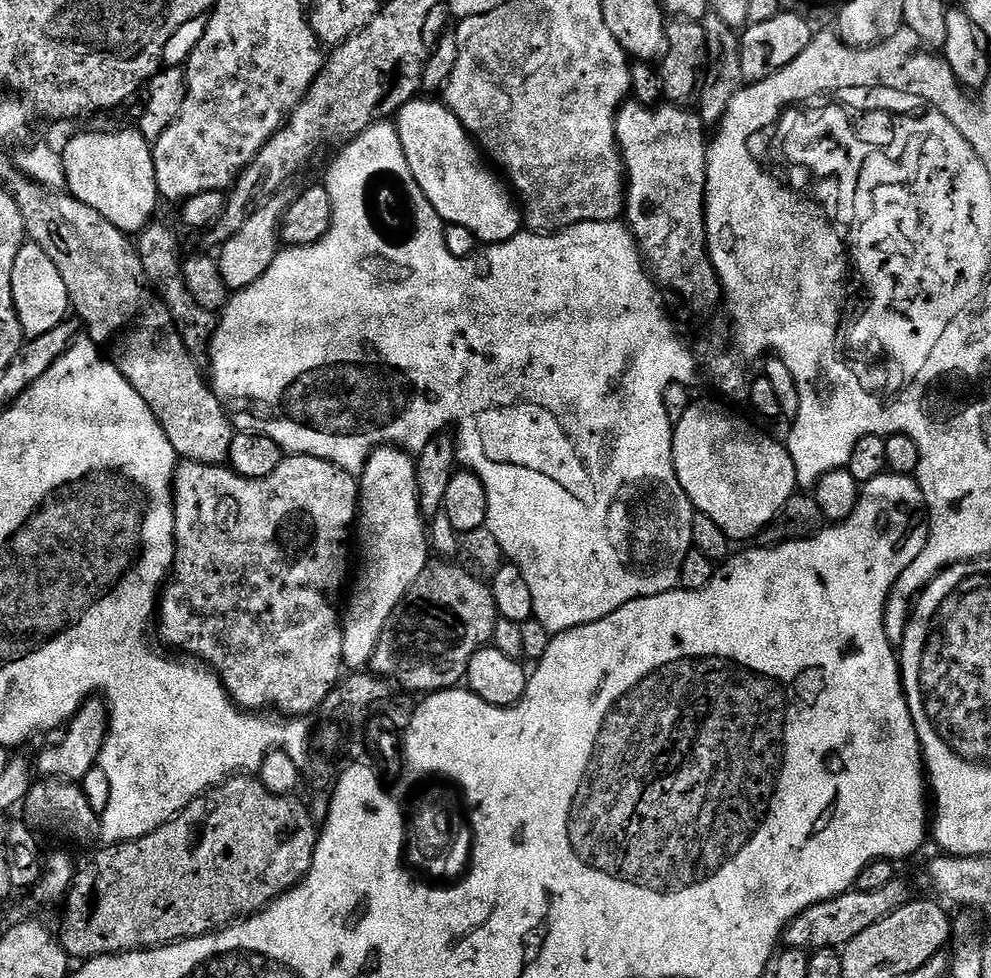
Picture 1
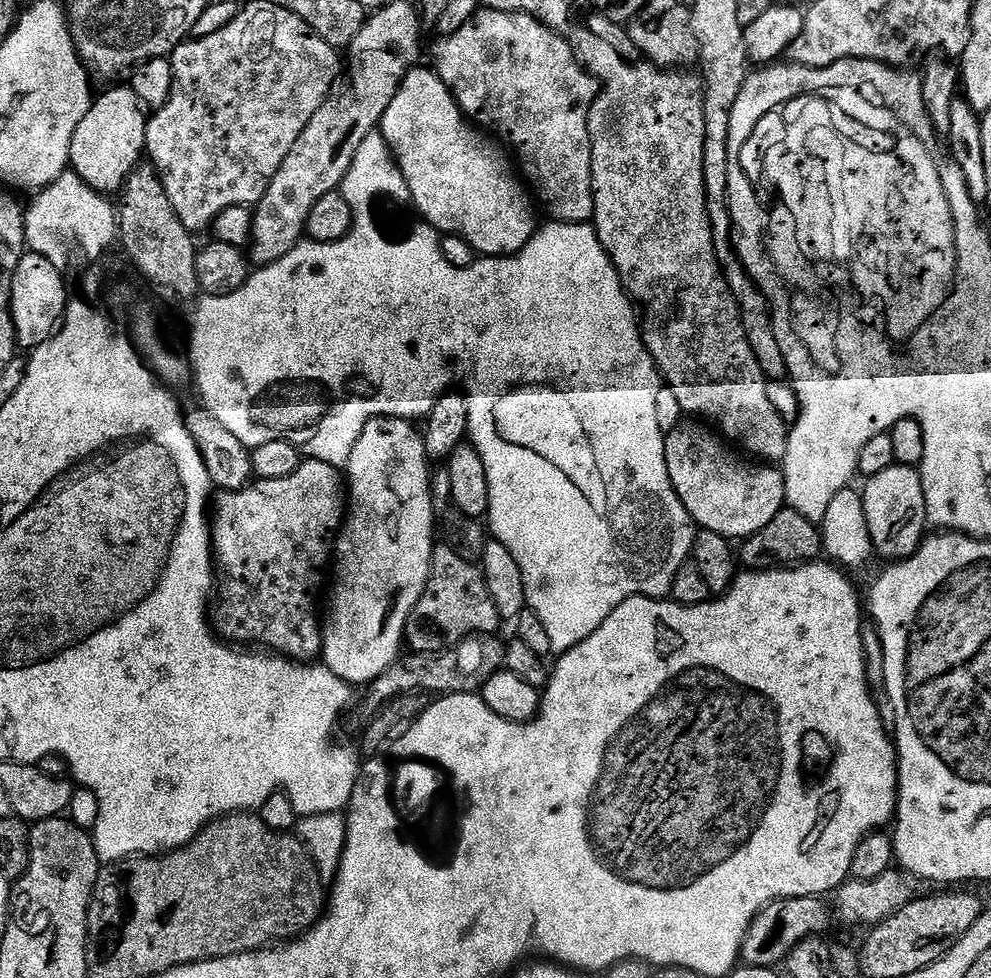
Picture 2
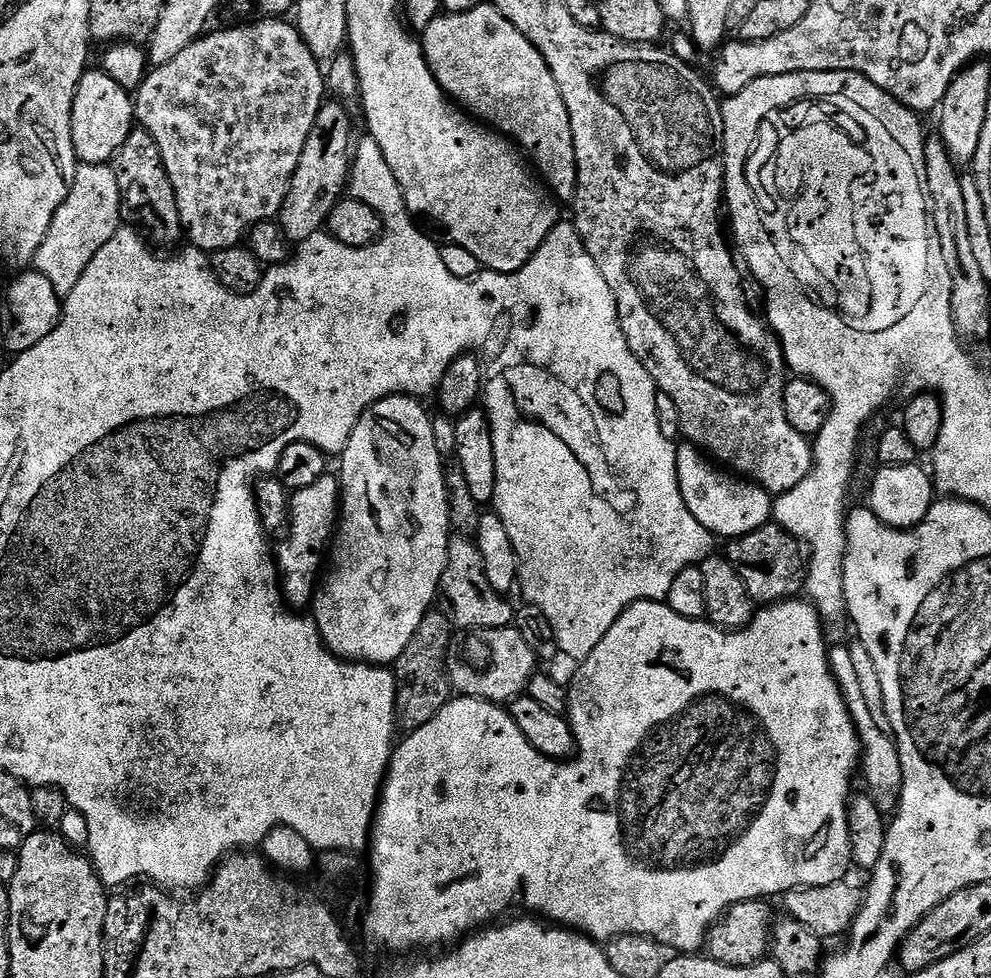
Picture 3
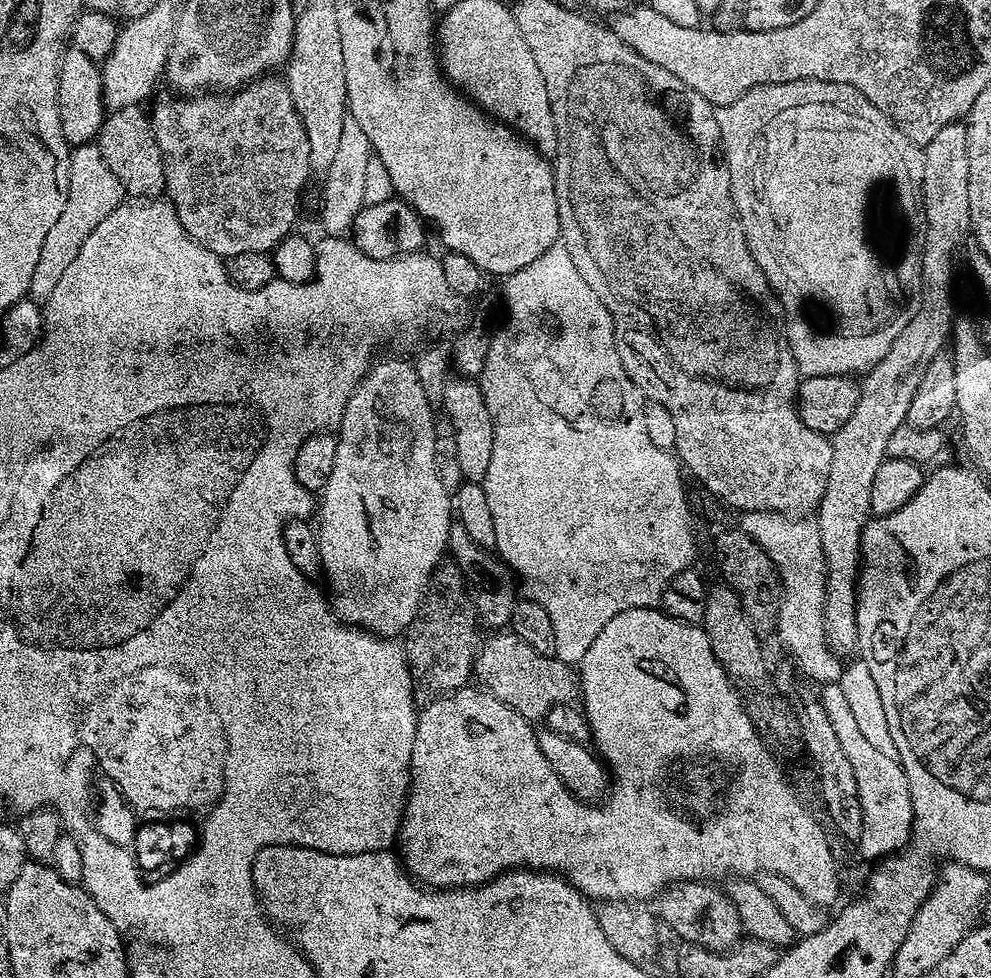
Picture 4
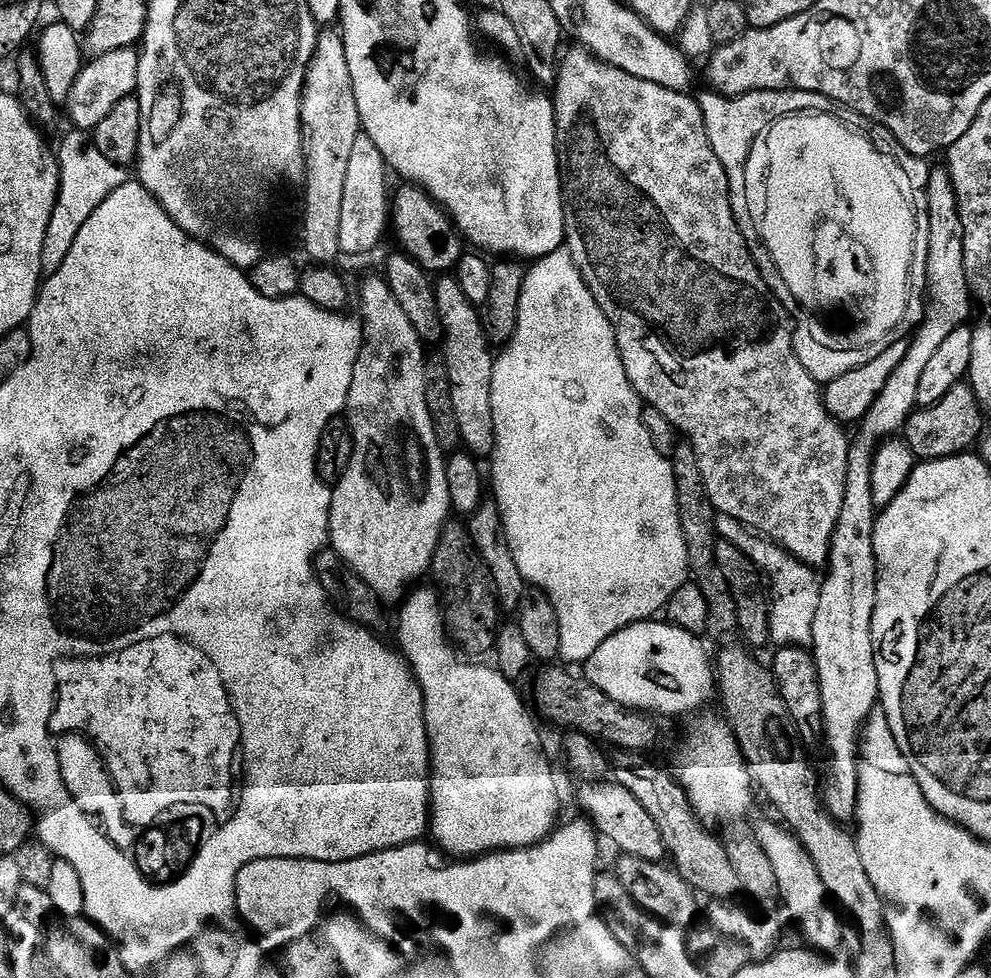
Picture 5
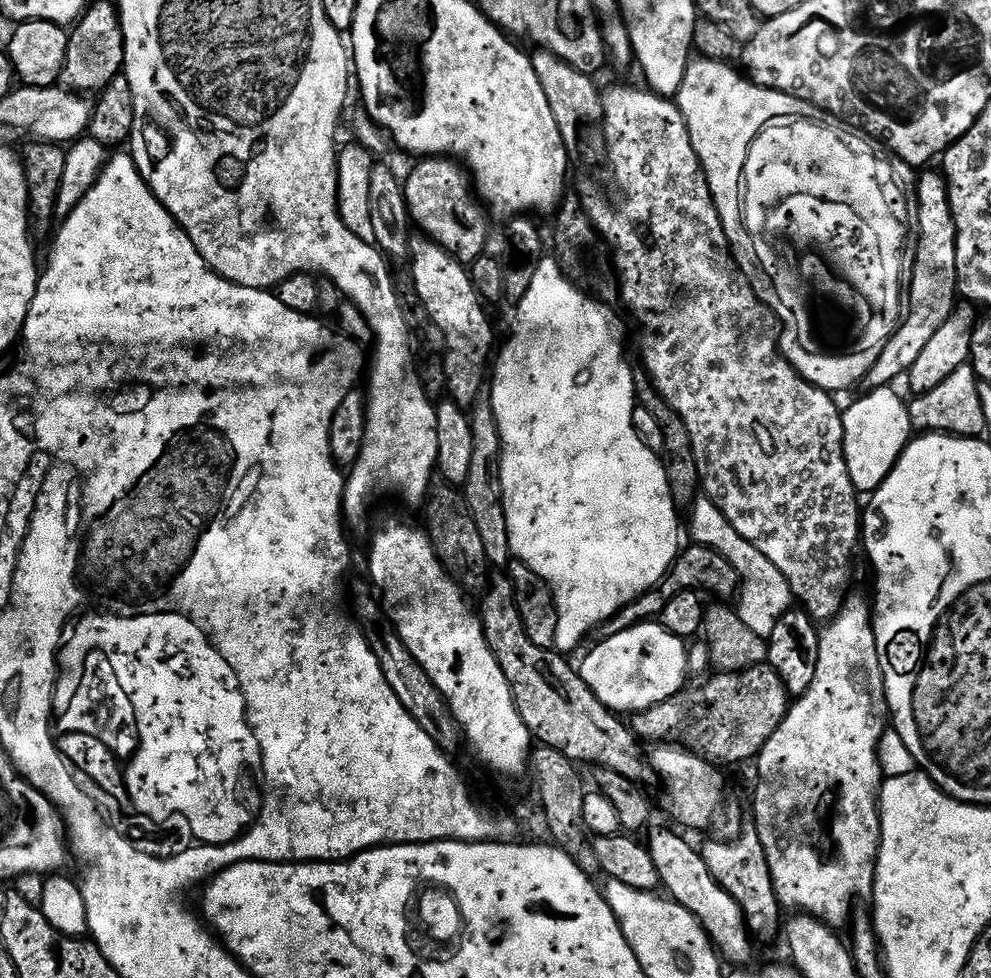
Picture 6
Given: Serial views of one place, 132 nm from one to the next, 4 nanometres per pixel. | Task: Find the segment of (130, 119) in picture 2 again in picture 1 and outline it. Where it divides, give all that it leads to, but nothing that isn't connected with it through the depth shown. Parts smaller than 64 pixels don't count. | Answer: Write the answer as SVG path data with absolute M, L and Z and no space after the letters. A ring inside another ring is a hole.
M135 127L120 128L117 132L80 132L62 148L62 155L67 191L78 202L98 210L110 226L118 226L126 234L139 234L153 223L156 203L161 203L162 197L156 181L152 144Z

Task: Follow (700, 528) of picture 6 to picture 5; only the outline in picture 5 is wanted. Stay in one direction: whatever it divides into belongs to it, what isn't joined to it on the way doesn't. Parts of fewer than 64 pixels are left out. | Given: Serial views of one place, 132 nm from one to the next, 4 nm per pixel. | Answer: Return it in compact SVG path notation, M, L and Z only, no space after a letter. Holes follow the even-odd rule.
M717 515L716 535L721 540L729 540L746 557L756 565L770 589L768 606L768 639L776 646L808 648L812 643L814 614L818 610L820 584L815 581L813 571L800 560L794 559L785 548L779 548L770 540L747 528L729 516Z

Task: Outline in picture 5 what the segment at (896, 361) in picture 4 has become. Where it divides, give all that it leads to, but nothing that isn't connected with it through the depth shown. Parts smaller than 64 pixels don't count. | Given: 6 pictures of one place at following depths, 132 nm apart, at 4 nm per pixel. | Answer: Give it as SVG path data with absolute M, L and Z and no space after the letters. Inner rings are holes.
M947 167L932 168L928 179L928 309L925 310L924 325L916 332L916 337L910 340L902 362L898 362L898 370L890 374L882 394L878 394L878 402L870 406L870 410L858 425L860 433L848 445L848 465L846 466L846 492L842 498L842 512L838 514L838 524L834 526L832 545L828 555L826 573L828 577L820 584L820 597L818 610L814 614L814 630L810 651L816 657L818 678L822 690L822 717L824 719L823 743L828 743L828 758L830 772L822 780L822 803L829 815L837 822L851 821L856 815L858 749L861 744L861 732L868 721L868 717L875 713L880 698L878 686L878 672L876 670L876 655L872 645L872 618L876 605L876 555L874 554L874 526L878 509L874 502L874 490L870 490L870 474L876 450L885 440L895 437L908 421L911 412L917 409L918 381L926 371L930 357L937 352L938 346L954 330L965 327L968 315L972 312L974 297L966 282L966 264L964 262L964 232L961 230L960 212L956 206L956 195L952 179Z

